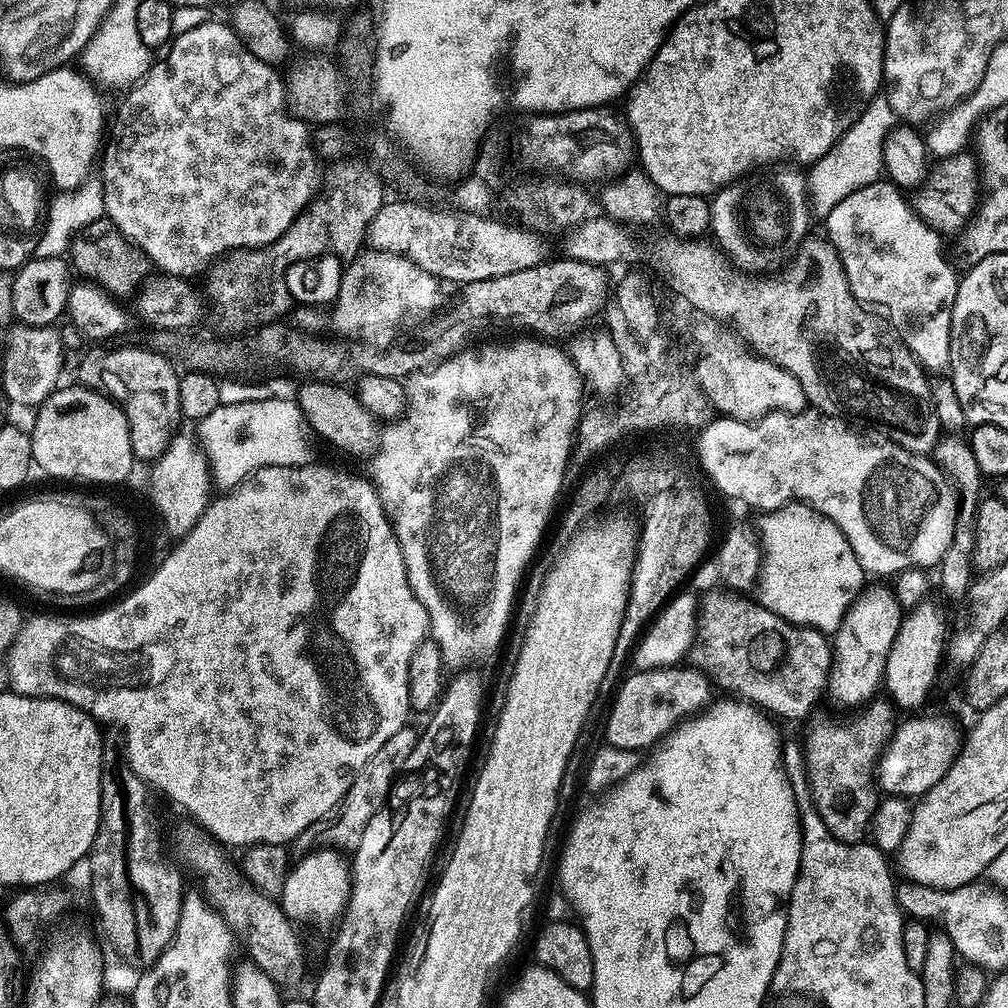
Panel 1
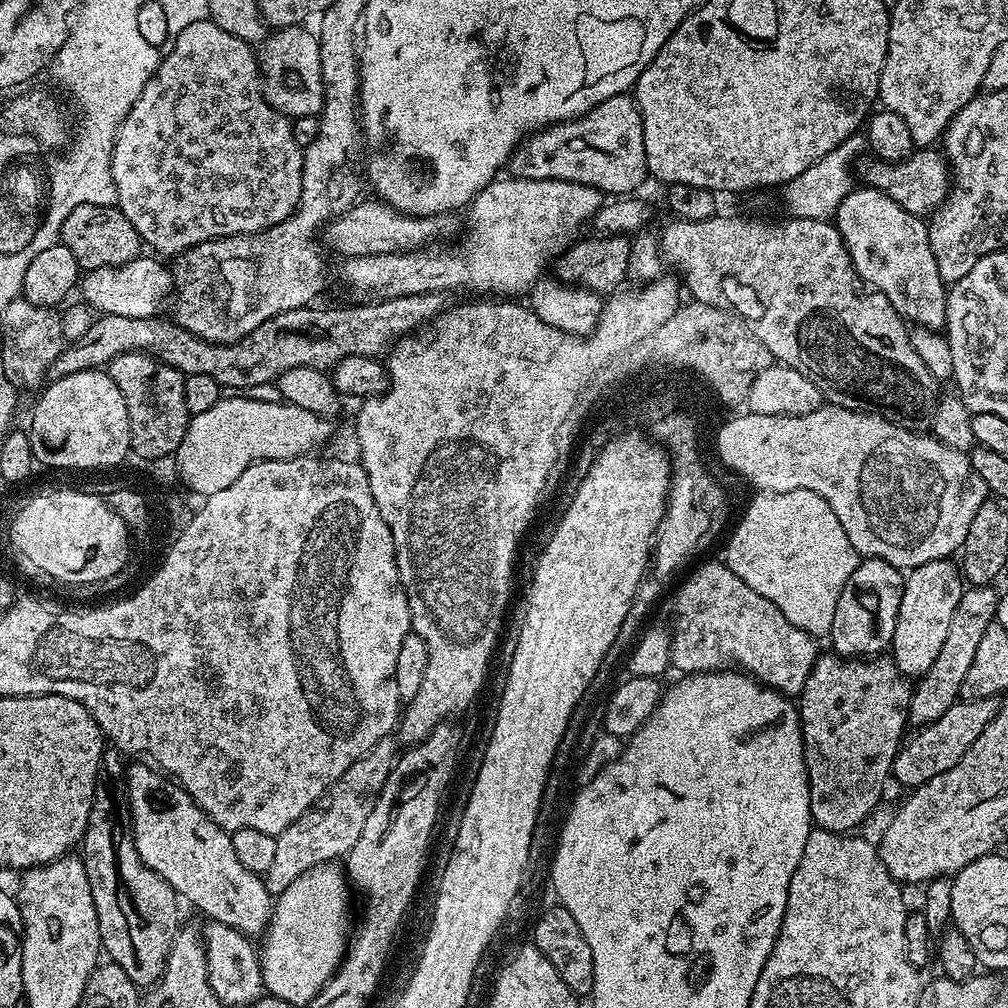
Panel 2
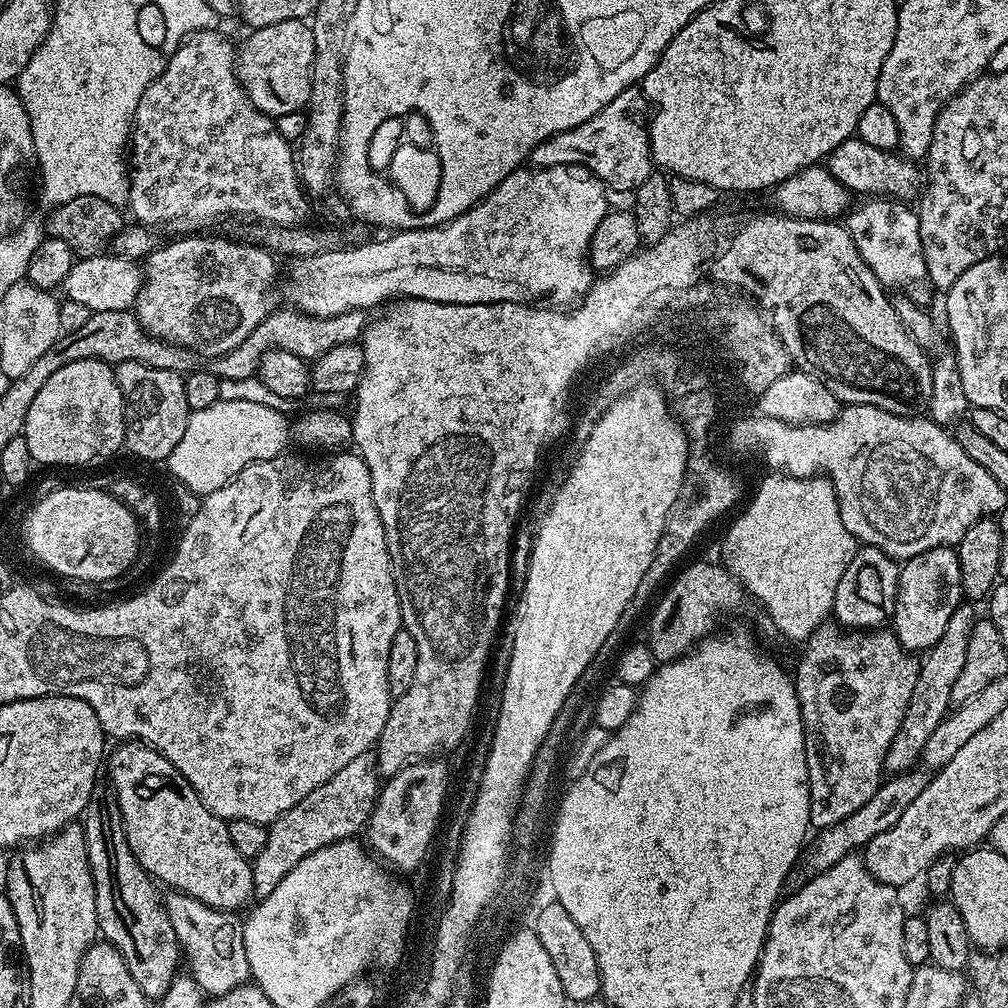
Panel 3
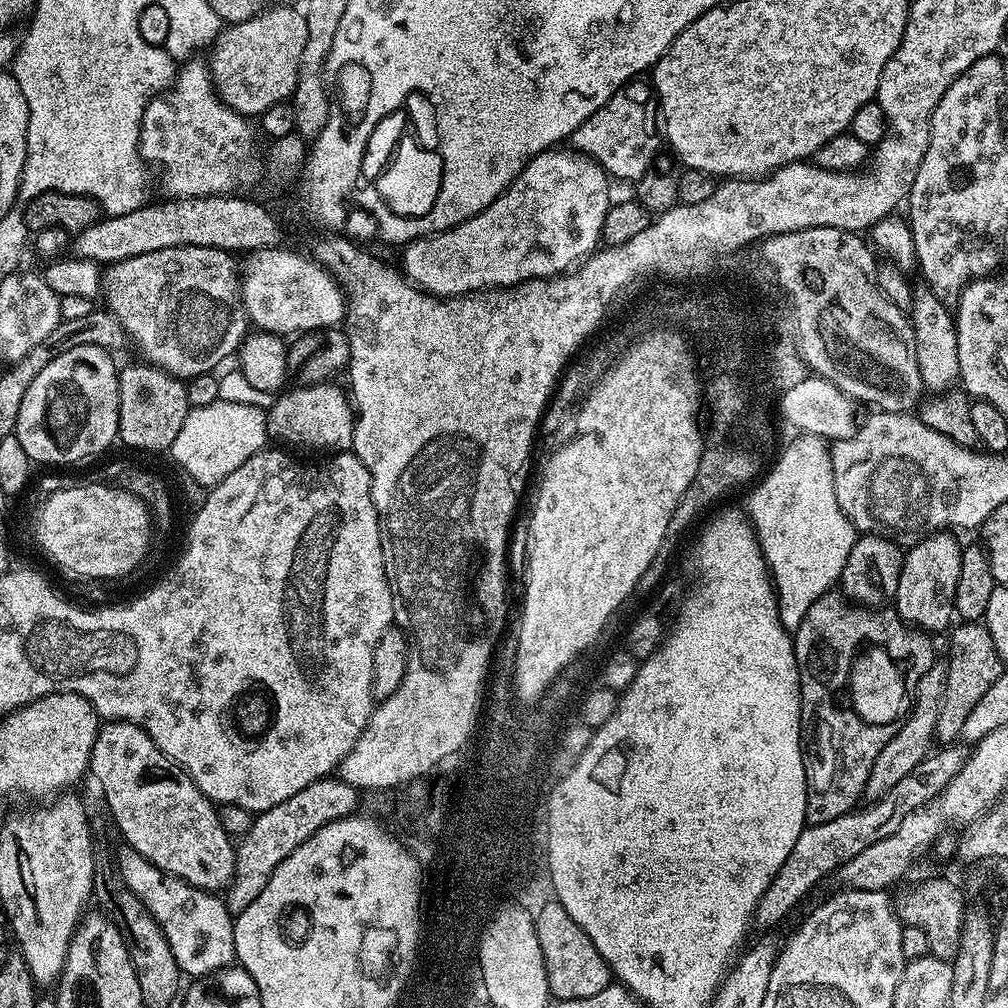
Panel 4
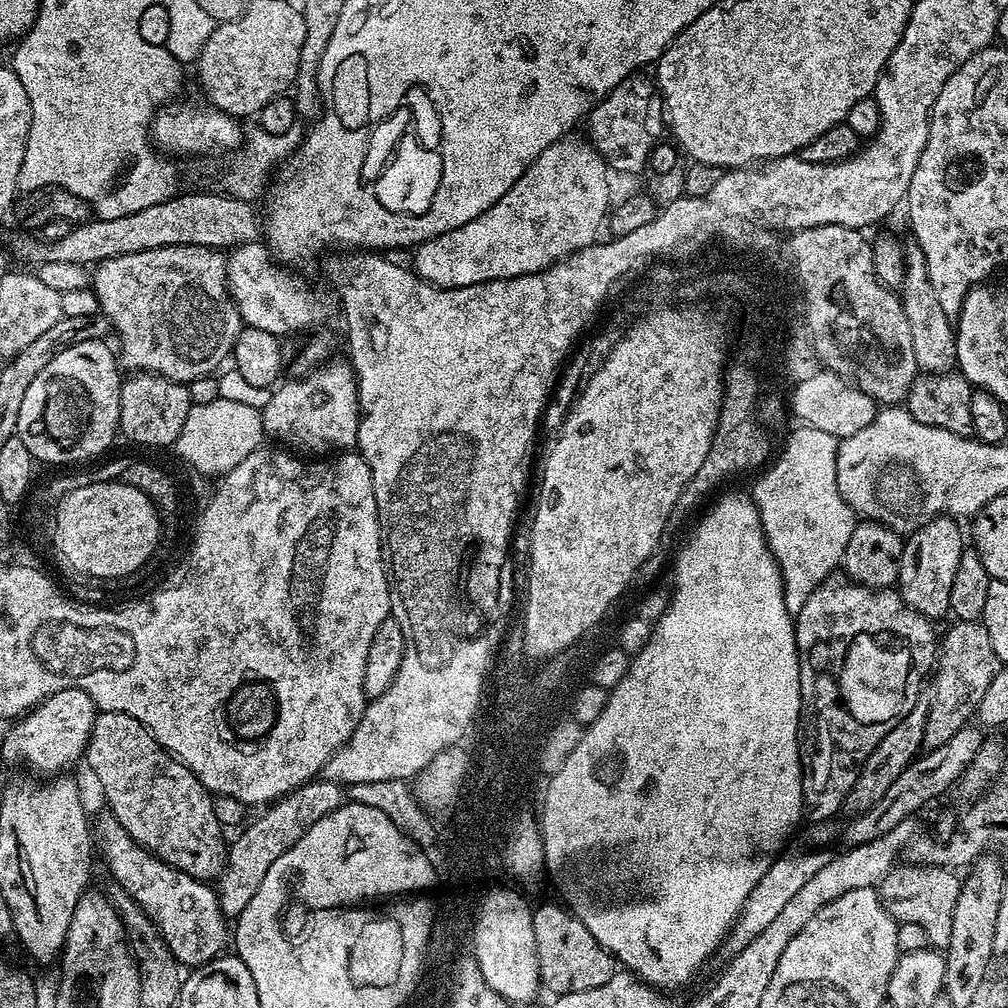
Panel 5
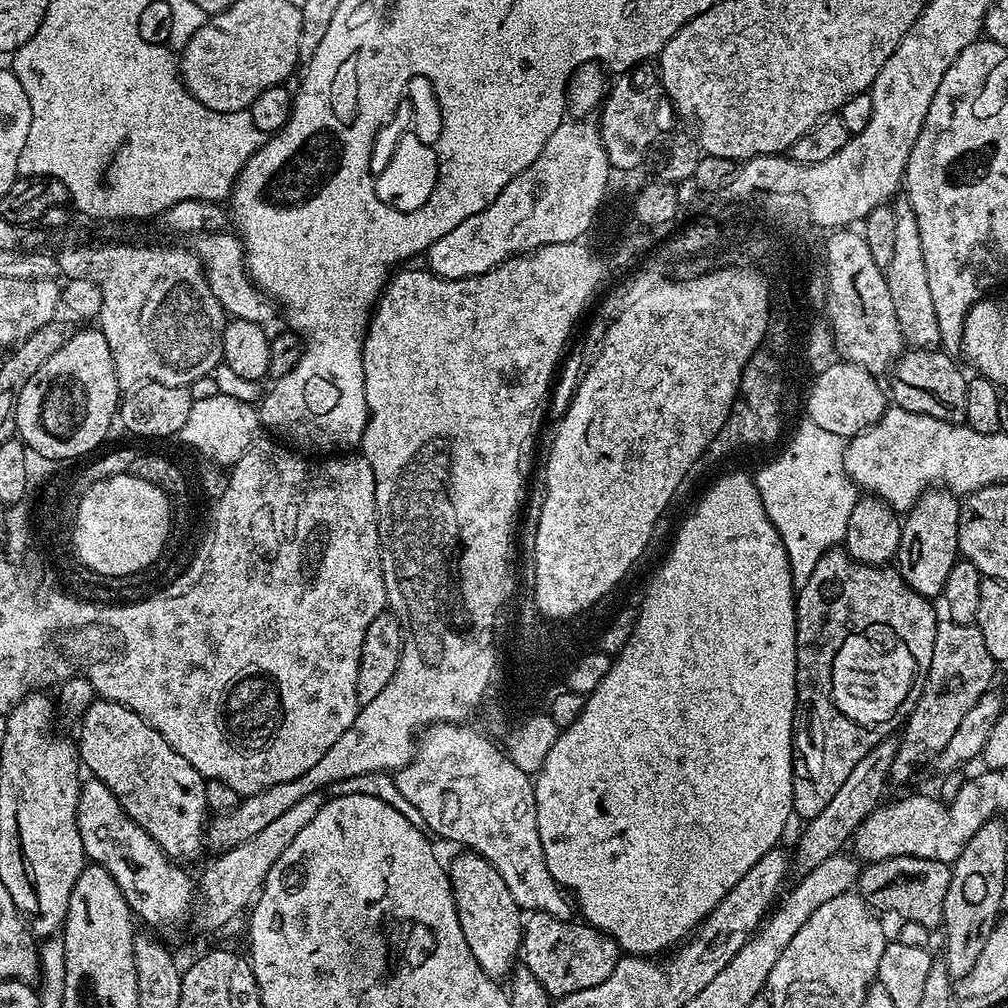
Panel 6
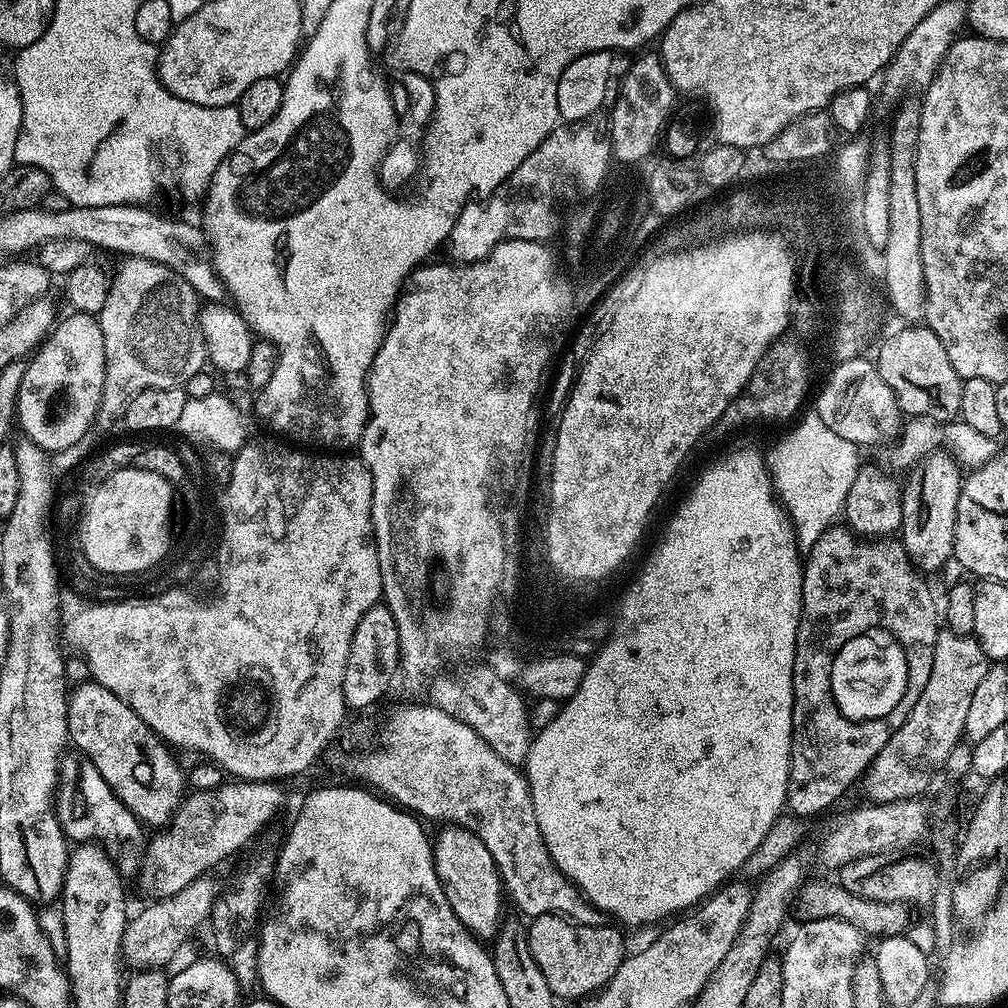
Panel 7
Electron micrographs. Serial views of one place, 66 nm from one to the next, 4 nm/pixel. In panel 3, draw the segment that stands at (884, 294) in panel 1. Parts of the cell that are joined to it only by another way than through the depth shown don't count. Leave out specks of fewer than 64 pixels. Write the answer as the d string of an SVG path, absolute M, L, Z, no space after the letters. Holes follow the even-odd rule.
M868 198L851 209L846 216L846 227L850 238L854 238L854 246L858 246L858 254L862 254L862 262L874 270L874 274L884 285L885 289L900 292L906 298L921 306L928 306L934 295L932 282L928 277L926 258L922 252L922 238L920 237L920 217L912 212L907 203L897 202L892 198Z

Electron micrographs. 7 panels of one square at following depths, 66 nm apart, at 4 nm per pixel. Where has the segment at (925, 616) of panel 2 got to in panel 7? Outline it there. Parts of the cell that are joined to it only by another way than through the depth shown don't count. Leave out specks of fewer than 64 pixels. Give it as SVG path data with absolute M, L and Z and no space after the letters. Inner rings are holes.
M929 454L919 461L920 468L913 470L902 488L902 526L898 539L904 545L906 554L916 571L921 574L936 572L947 560L953 559L954 526L956 525L956 511L958 510L958 494L962 483L961 467L948 454Z

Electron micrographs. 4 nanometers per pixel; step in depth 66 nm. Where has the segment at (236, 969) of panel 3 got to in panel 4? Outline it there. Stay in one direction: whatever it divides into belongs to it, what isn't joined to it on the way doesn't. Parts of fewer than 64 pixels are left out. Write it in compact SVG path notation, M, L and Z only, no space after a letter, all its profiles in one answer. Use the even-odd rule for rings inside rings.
M125 847L123 851L118 856L120 876L130 890L138 894L146 910L150 910L162 934L166 934L166 942L170 942L174 962L178 962L181 973L188 978L208 978L229 967L236 960L236 947L234 913L228 909L227 903L219 895L204 892L169 872L163 872L134 849Z

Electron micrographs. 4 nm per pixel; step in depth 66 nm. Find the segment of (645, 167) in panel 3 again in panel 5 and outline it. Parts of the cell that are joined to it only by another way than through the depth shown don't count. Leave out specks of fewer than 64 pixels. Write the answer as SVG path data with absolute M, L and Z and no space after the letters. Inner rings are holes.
M644 74L626 77L586 117L587 139L613 173L640 172L652 152L651 140L666 128L664 102L657 85Z

